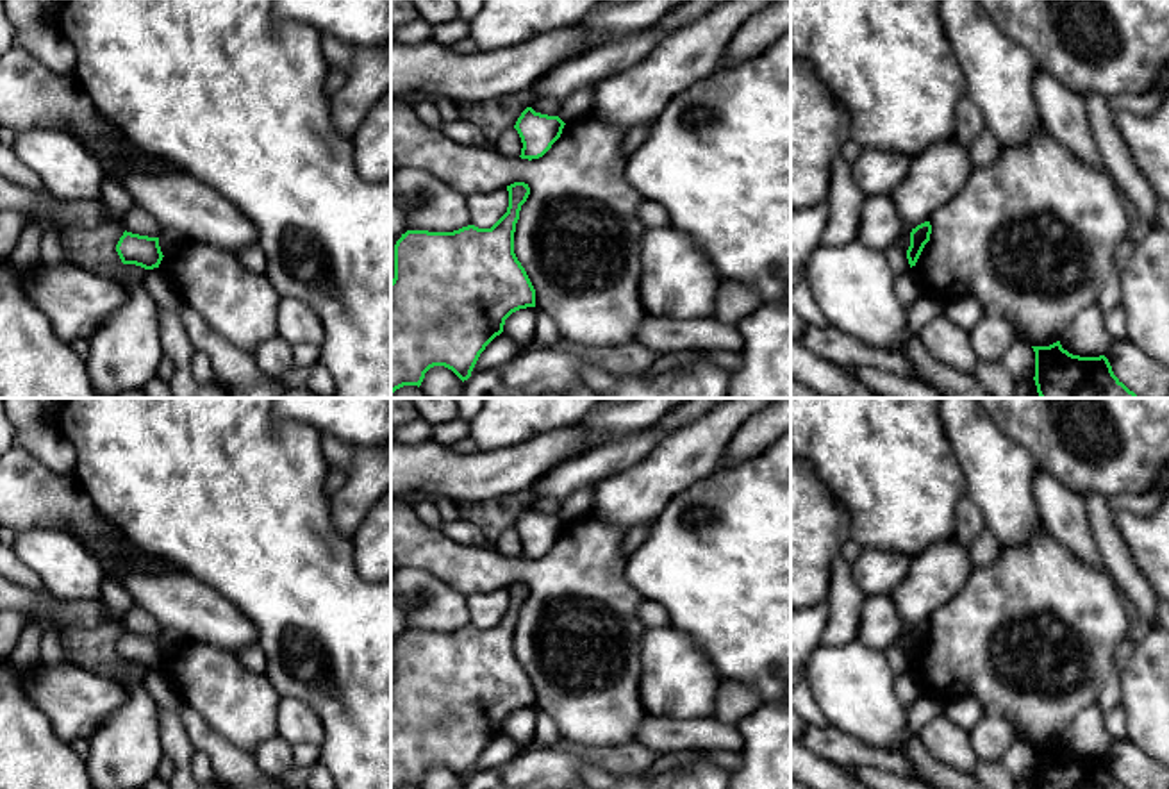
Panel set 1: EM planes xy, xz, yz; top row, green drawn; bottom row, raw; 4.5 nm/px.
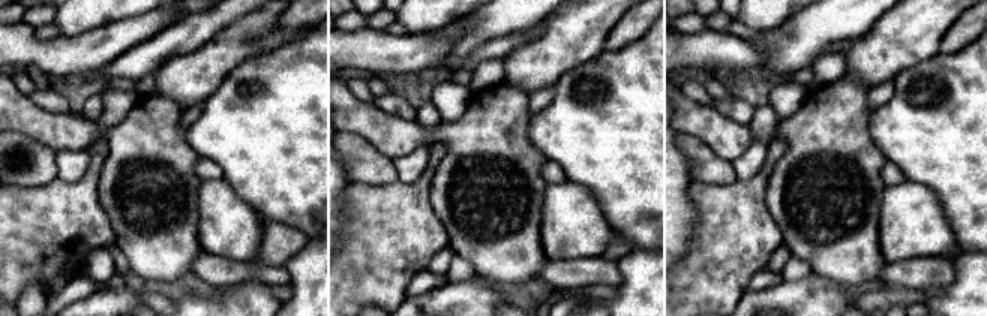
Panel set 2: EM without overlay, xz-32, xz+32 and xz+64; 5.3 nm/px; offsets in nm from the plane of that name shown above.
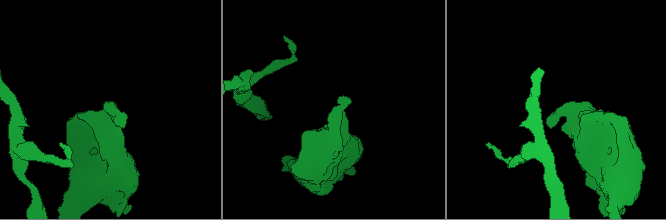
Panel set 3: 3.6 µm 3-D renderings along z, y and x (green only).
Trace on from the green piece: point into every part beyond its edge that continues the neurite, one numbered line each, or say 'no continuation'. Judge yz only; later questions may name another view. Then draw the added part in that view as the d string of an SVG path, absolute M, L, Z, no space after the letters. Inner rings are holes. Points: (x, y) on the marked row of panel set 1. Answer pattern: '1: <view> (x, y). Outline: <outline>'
no continuation

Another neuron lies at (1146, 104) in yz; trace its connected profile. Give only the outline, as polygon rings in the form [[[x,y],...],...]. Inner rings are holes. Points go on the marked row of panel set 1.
[[[1165,82],[1158,84],[1146,95],[1117,95],[1108,98],[1112,112],[1130,112],[1135,116],[1153,114],[1165,96]]]

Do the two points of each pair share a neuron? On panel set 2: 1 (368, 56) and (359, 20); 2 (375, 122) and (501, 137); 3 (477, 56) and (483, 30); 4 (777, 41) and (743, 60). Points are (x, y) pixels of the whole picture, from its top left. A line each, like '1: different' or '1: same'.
1: different
2: same
3: different
4: different

